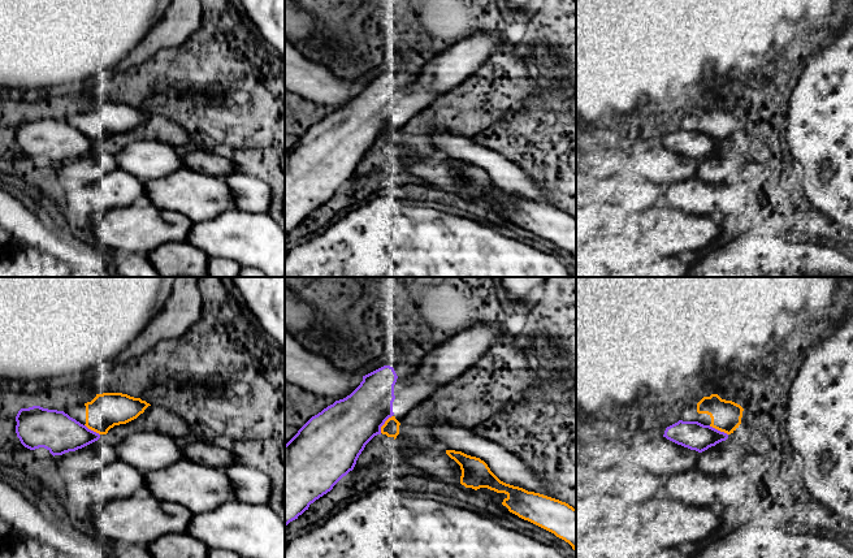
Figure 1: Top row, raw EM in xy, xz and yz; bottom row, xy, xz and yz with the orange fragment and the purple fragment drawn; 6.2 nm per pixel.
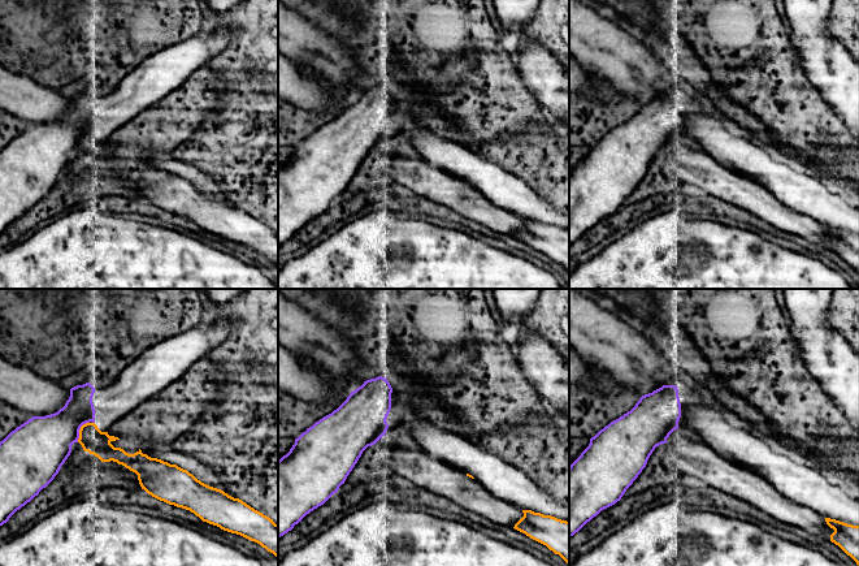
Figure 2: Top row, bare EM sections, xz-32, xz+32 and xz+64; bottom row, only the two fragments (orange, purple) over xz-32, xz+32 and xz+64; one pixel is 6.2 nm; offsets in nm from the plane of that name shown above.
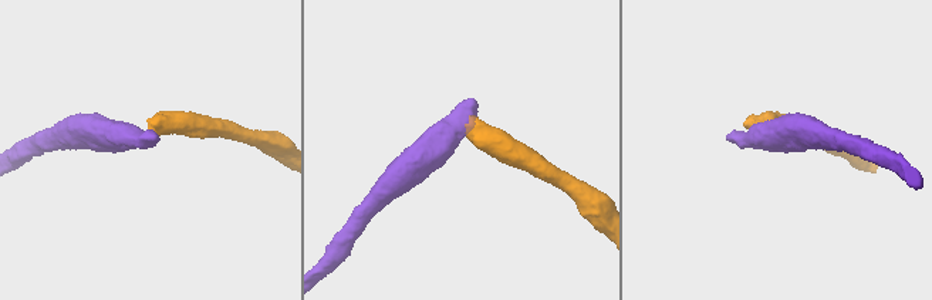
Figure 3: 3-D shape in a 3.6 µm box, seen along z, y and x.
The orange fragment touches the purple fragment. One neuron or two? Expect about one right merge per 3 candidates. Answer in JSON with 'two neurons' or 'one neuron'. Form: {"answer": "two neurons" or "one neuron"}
{"answer": "two neurons"}

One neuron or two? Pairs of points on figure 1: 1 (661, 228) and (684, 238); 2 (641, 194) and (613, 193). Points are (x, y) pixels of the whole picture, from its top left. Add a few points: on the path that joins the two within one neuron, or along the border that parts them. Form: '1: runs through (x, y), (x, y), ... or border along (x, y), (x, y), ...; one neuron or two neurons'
1: runs through (666, 228), (679, 233); one neuron
2: runs through (635, 193), (619, 193); one neuron

